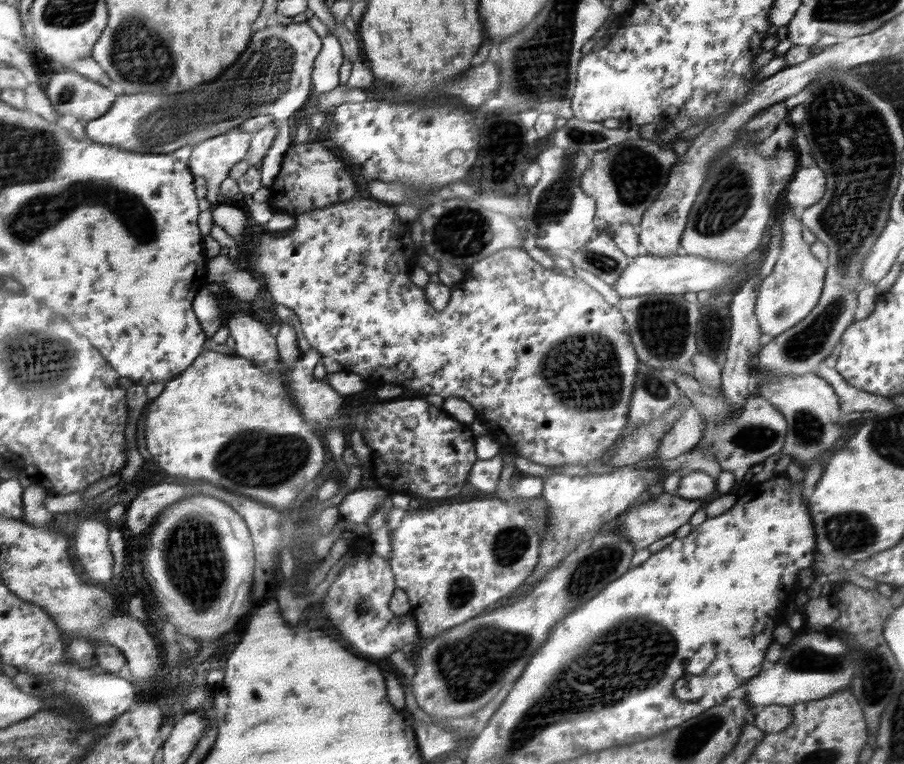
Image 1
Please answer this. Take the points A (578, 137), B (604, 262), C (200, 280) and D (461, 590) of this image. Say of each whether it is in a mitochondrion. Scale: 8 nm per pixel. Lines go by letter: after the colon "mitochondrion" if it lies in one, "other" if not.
A: mitochondrion
B: mitochondrion
C: other
D: mitochondrion

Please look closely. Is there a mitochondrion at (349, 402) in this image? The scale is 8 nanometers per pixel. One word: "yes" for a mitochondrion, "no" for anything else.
no

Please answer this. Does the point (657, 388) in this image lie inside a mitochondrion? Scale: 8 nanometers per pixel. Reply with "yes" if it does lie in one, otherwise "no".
yes

